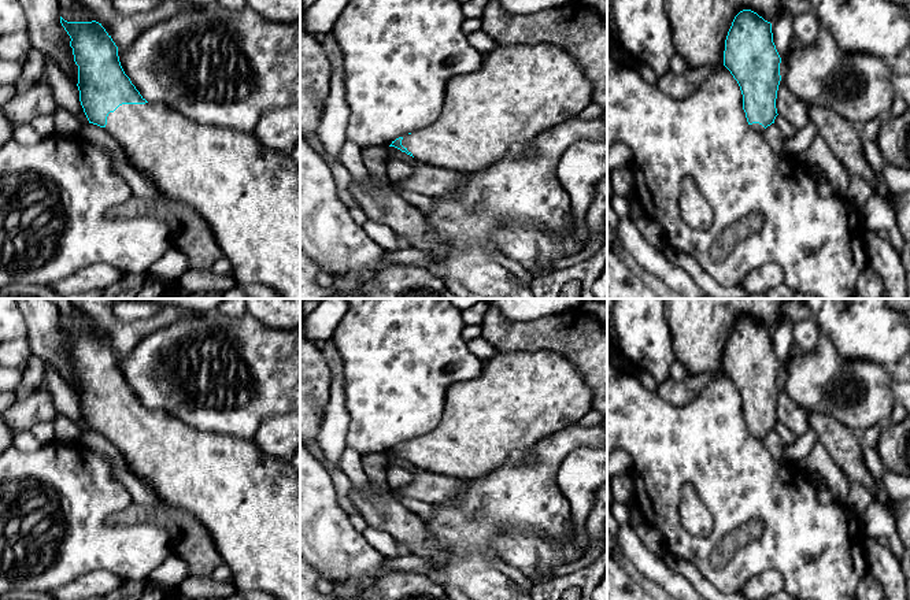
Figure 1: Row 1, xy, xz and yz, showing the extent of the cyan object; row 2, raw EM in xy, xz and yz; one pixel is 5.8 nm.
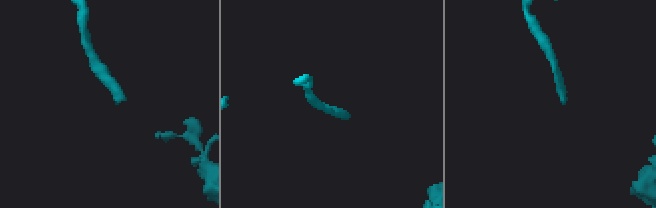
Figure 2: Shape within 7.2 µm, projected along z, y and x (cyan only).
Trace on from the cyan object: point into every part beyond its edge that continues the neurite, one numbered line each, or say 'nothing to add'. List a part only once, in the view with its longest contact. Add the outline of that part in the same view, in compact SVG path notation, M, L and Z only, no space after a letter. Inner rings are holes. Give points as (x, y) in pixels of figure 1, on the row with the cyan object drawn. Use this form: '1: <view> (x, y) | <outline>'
1: yz (699, 28) | M665 0L676 53L687 62L689 70L703 66L724 66L725 40L740 11L751 10L772 23L780 5L781 0Z

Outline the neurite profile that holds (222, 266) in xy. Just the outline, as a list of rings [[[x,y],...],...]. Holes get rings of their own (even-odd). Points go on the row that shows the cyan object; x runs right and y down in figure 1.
[[[222,256],[212,264],[211,271],[217,275],[228,275],[233,271],[233,266],[228,258]]]

